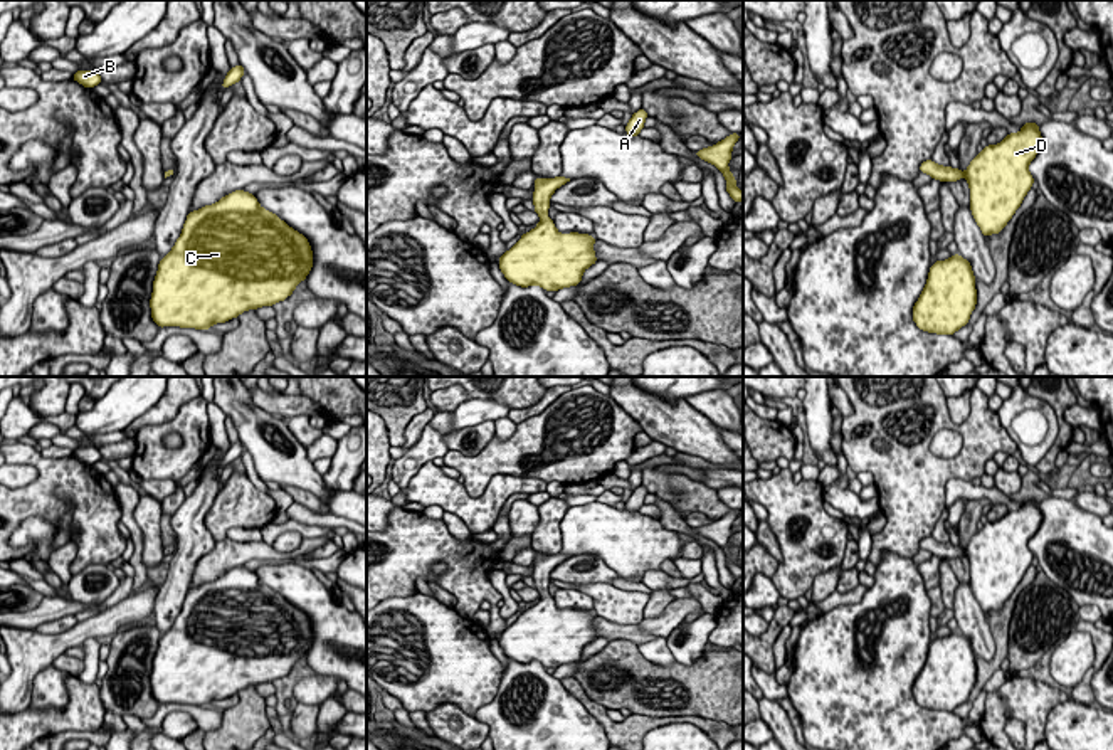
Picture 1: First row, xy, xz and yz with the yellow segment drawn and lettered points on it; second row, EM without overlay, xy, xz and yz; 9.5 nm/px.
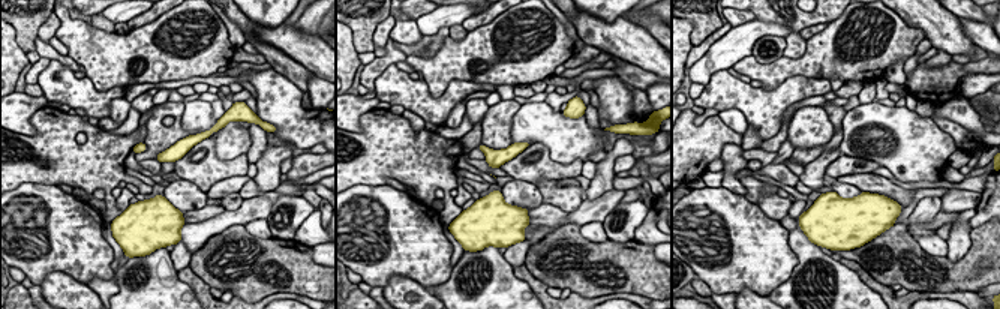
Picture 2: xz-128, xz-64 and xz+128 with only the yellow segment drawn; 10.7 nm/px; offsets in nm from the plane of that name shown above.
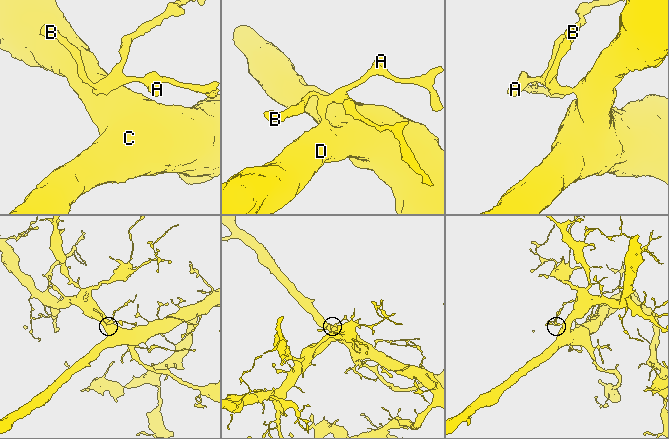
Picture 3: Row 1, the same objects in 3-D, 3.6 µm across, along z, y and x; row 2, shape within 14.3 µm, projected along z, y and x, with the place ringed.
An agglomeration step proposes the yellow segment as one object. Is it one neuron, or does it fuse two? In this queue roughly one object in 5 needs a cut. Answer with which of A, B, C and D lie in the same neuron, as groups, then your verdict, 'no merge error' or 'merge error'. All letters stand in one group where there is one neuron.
A B C D | no merge error

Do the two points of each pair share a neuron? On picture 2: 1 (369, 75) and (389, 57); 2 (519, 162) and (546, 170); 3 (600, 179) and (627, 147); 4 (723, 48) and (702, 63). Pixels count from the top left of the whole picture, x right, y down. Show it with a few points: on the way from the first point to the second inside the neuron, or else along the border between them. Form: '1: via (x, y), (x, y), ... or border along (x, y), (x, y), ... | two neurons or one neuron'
1: via (374, 71), (384, 60) | one neuron
2: via (525, 168), (540, 170) | one neuron
3: via (606, 170), (609, 159), (618, 150) | one neuron
4: via (718, 53), (706, 63) | one neuron

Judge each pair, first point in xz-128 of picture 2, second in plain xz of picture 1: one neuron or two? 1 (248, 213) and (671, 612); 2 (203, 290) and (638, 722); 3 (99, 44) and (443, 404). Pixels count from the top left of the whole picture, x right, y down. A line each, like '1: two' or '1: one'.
1: one
2: one
3: two

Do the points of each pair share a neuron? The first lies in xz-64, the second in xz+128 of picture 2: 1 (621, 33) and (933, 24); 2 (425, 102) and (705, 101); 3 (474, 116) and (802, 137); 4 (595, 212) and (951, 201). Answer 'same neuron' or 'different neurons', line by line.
1: same neuron
2: same neuron
3: same neuron
4: same neuron

